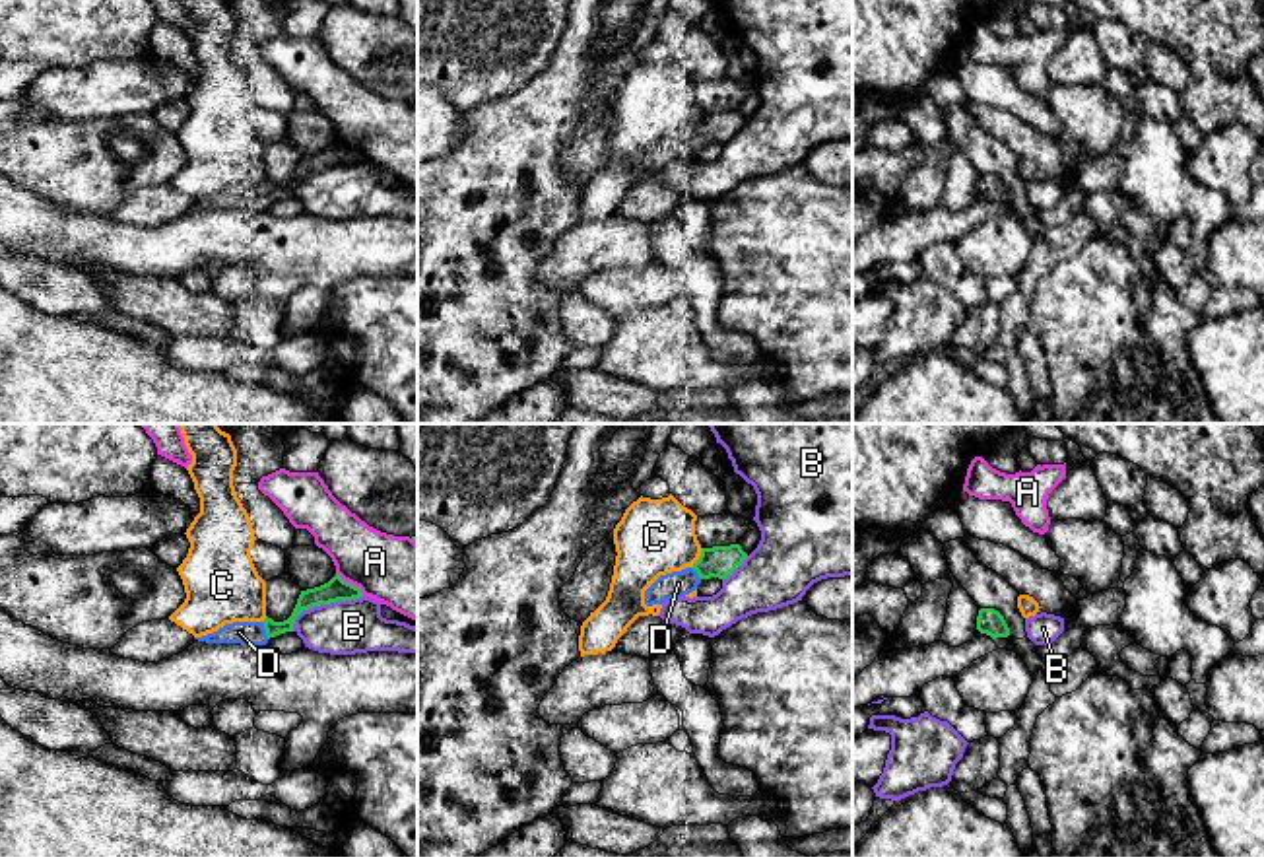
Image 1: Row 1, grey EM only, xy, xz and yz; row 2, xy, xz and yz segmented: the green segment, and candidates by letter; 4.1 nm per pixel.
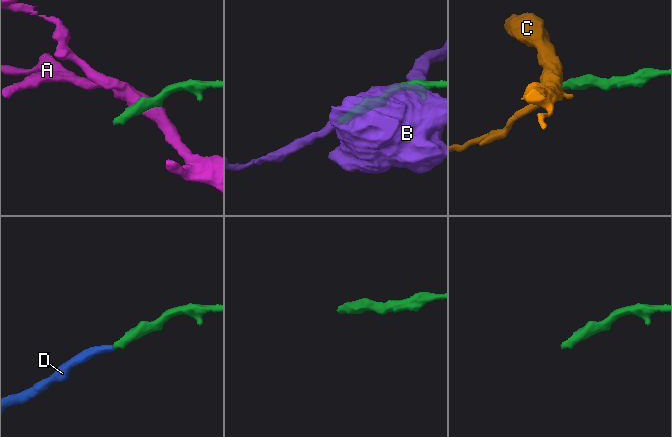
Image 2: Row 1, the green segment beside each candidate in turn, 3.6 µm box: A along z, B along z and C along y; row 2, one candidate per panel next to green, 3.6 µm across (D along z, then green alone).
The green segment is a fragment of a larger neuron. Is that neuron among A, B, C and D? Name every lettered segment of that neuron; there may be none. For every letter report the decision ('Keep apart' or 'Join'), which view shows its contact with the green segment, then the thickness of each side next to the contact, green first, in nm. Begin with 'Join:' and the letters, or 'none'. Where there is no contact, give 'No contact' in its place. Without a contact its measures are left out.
Join: D
A: Keep apart. Touches green in xy. Thickness 100 nm (green) against 300 nm
B: Keep apart. Touches green in xy. Thickness 100 nm (green) against 220 nm
C: Keep apart. Touches green in xz. Thickness 130 nm (green) against 320 nm
D: Join. Touches green in xy. Thickness 80 nm (green) against 100 nm

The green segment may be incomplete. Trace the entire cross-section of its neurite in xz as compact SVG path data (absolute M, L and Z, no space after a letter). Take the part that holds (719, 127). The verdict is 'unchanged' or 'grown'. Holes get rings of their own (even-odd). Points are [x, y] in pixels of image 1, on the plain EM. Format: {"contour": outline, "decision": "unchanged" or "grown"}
{"contour": "M740 109L703 113L691 132L660 140L645 155L645 169L664 169L666 165L685 161L693 157L703 144L726 144L746 122L748 119Z", "decision": "grown"}

